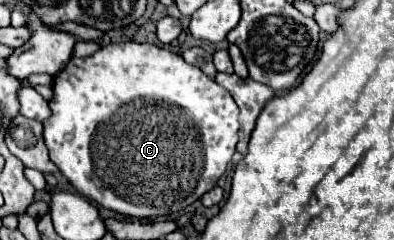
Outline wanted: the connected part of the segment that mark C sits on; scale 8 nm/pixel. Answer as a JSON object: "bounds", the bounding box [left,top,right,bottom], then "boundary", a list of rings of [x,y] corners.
{"bounds":[43,41,239,219],"boundary":[[[127,41],[121,45],[107,45],[101,47],[95,55],[87,57],[87,59],[77,59],[73,57],[69,61],[69,65],[55,77],[53,83],[53,91],[55,97],[49,103],[51,107],[51,117],[43,121],[43,135],[45,135],[45,143],[51,155],[51,161],[59,167],[59,171],[71,181],[71,185],[85,197],[93,199],[95,203],[117,211],[125,217],[135,217],[135,219],[149,219],[149,217],[161,217],[161,215],[171,215],[183,207],[189,207],[191,203],[195,203],[197,199],[203,197],[203,193],[207,193],[209,189],[215,187],[217,179],[225,173],[233,153],[235,153],[235,145],[237,145],[239,131],[239,108],[237,103],[233,101],[233,97],[229,95],[229,91],[225,91],[223,87],[219,87],[213,79],[209,79],[199,67],[193,67],[189,63],[183,61],[181,55],[175,55],[167,49],[161,49],[157,45],[147,45],[147,43],[137,43],[137,41]]]}

